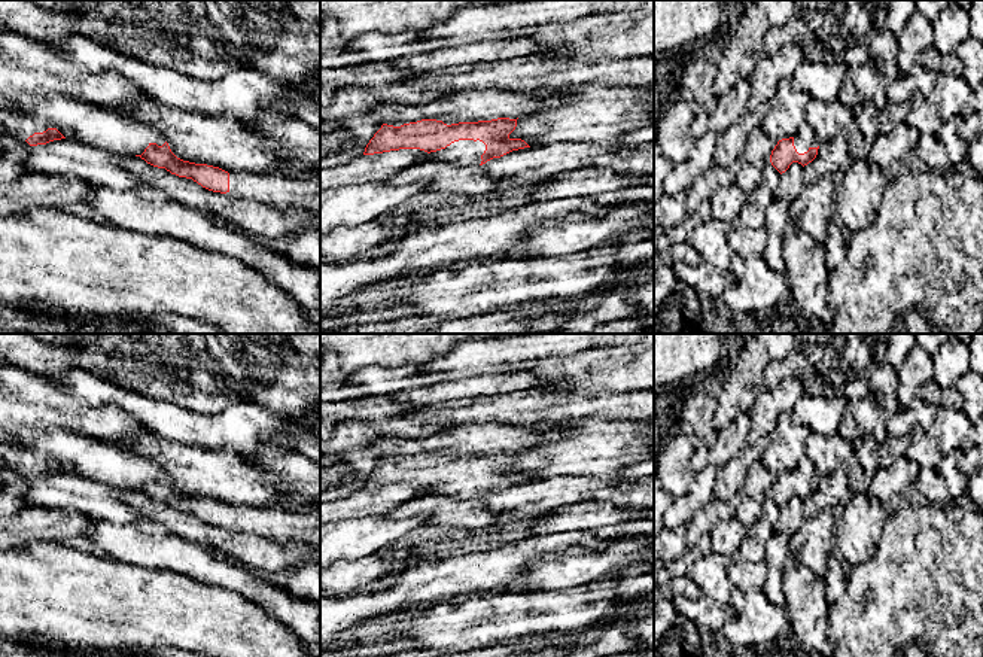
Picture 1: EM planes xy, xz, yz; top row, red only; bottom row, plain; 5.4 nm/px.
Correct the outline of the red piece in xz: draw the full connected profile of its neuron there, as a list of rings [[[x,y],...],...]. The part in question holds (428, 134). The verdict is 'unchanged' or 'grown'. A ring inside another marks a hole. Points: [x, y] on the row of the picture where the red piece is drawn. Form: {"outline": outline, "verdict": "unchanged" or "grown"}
{"outline": [[[497,118],[492,121],[459,122],[447,125],[436,119],[393,127],[383,124],[365,147],[363,155],[383,153],[399,149],[420,149],[429,153],[427,161],[447,162],[451,167],[483,165],[493,158],[500,158],[512,150],[530,147],[521,139],[511,139],[517,119]]], "verdict": "grown"}

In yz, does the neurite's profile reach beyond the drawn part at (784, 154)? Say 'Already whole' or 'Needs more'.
Needs more

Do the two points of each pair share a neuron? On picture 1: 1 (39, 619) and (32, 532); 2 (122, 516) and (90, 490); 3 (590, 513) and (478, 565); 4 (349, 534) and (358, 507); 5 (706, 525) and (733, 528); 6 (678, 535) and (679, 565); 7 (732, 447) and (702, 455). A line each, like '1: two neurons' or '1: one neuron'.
1: two neurons
2: one neuron
3: two neurons
4: two neurons
5: two neurons
6: one neuron
7: one neuron

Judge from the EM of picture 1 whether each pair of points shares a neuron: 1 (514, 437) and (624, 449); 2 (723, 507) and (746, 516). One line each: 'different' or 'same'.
1: different
2: different

